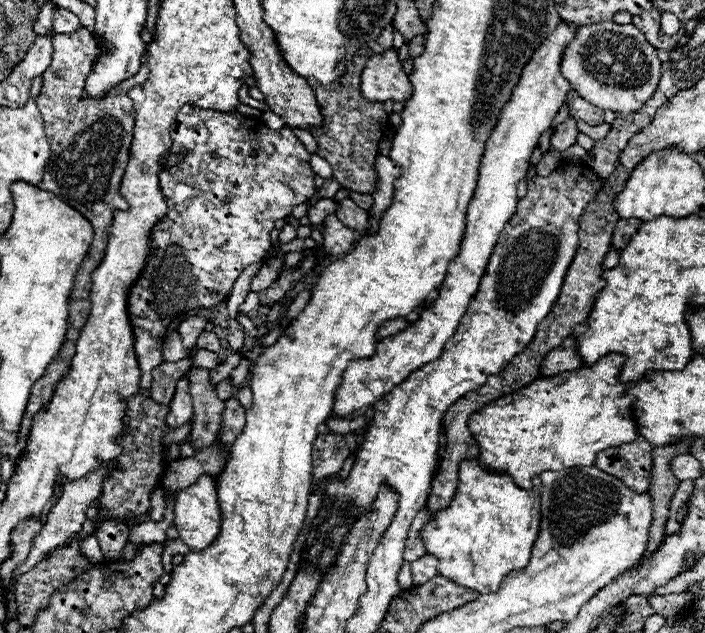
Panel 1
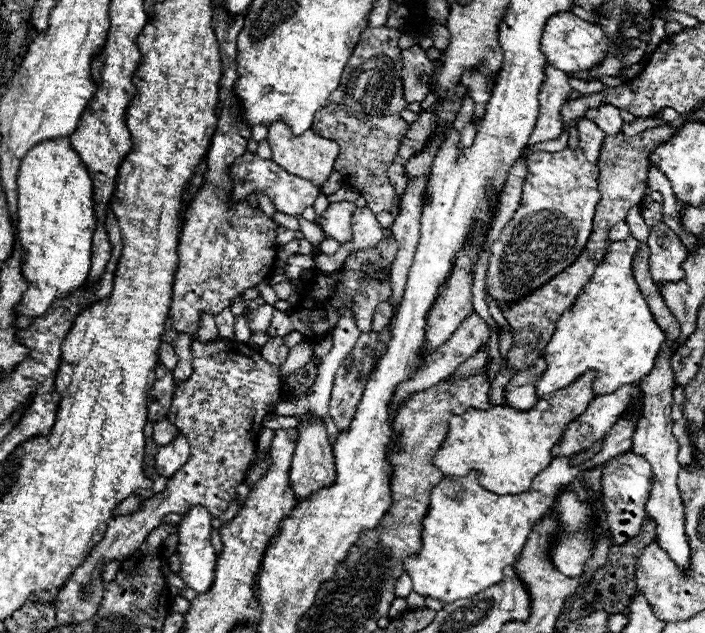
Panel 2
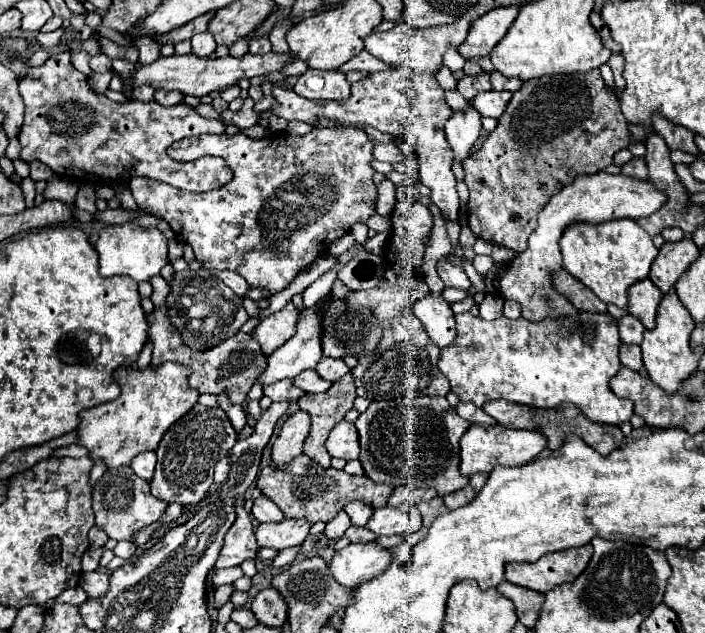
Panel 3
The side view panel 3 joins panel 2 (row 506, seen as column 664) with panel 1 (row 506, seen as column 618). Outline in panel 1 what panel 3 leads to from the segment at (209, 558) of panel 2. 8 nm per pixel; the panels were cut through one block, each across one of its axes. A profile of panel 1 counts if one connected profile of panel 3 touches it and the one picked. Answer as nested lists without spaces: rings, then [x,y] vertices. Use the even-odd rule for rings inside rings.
[[[200,476],[200,480],[188,488],[184,488],[184,492],[178,492],[176,500],[174,500],[174,526],[180,534],[180,540],[184,544],[188,544],[188,548],[192,552],[202,552],[204,548],[208,548],[216,534],[220,532],[220,508],[218,508],[218,498],[216,498],[216,484],[212,476]]]

